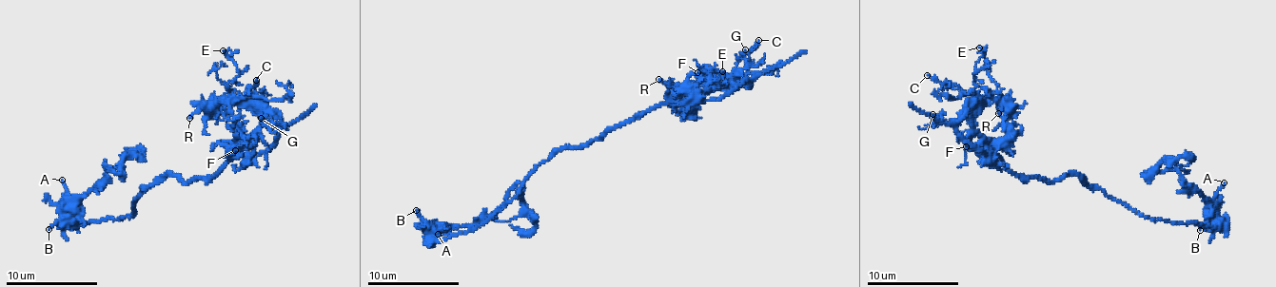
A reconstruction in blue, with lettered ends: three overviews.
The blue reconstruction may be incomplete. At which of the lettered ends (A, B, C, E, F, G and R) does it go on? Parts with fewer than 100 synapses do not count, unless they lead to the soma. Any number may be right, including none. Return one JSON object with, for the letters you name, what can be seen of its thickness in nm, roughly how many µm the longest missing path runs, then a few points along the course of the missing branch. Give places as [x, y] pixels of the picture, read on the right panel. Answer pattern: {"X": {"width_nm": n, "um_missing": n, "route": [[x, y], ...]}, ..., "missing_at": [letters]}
{"missing_at": []}

